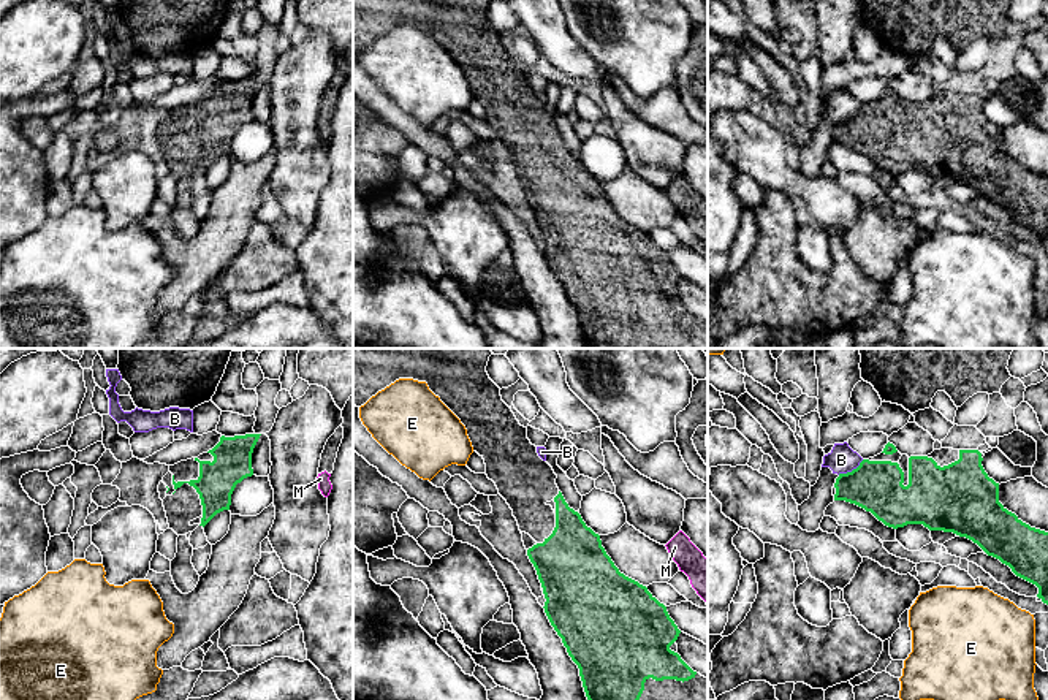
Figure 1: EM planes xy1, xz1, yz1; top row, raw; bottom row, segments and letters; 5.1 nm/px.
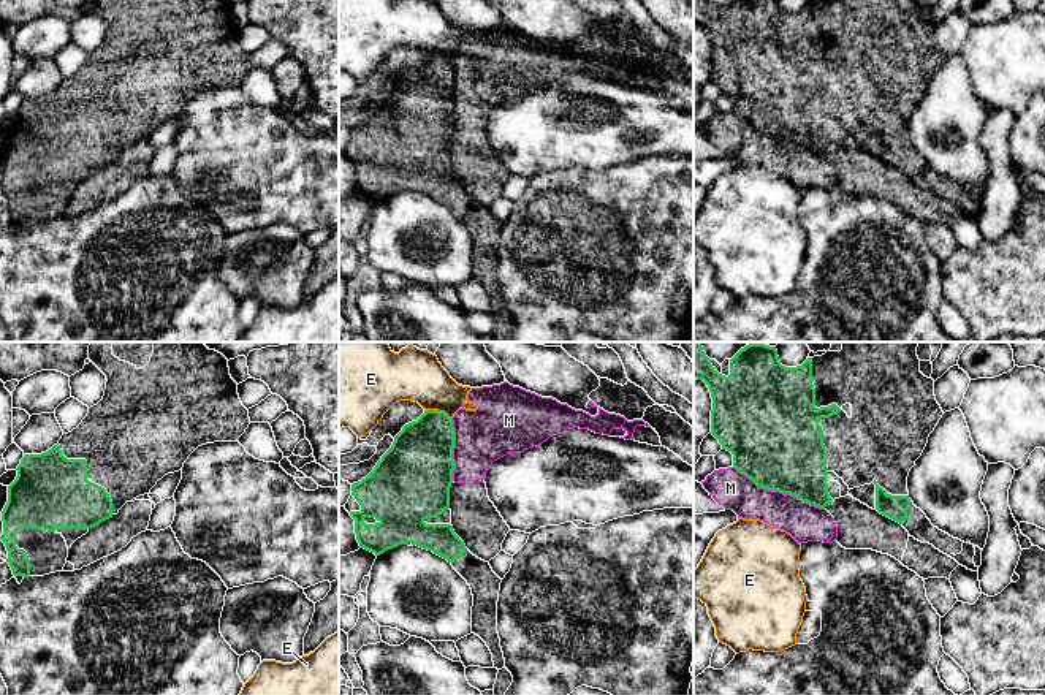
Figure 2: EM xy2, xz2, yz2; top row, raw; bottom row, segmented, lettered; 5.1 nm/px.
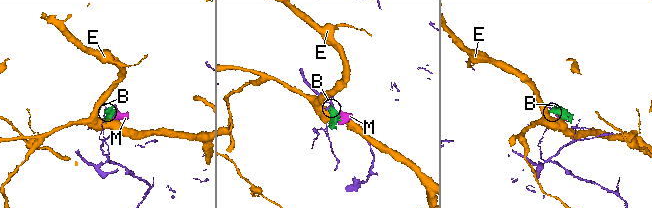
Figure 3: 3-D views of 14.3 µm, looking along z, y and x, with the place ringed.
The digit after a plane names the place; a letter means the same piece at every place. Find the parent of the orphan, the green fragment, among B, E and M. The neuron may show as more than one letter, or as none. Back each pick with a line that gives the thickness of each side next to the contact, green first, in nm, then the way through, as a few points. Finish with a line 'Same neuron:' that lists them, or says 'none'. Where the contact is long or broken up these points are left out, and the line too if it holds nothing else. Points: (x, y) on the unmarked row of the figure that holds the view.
Same neuron: none

